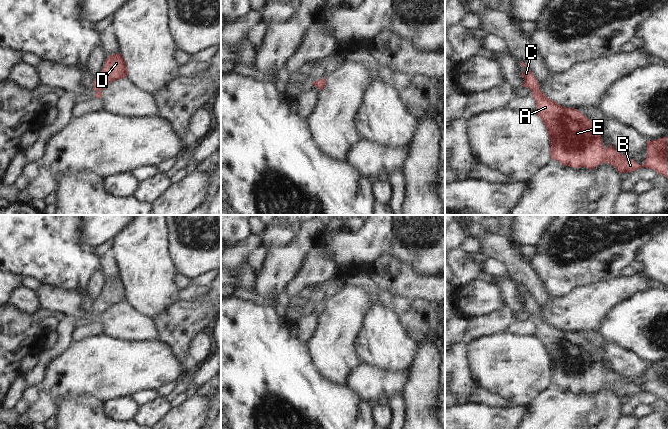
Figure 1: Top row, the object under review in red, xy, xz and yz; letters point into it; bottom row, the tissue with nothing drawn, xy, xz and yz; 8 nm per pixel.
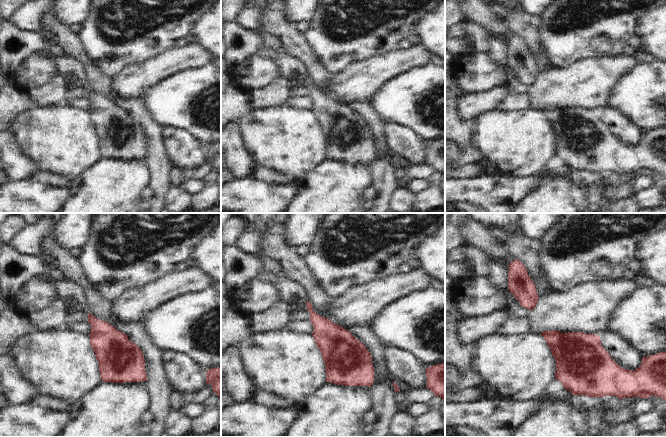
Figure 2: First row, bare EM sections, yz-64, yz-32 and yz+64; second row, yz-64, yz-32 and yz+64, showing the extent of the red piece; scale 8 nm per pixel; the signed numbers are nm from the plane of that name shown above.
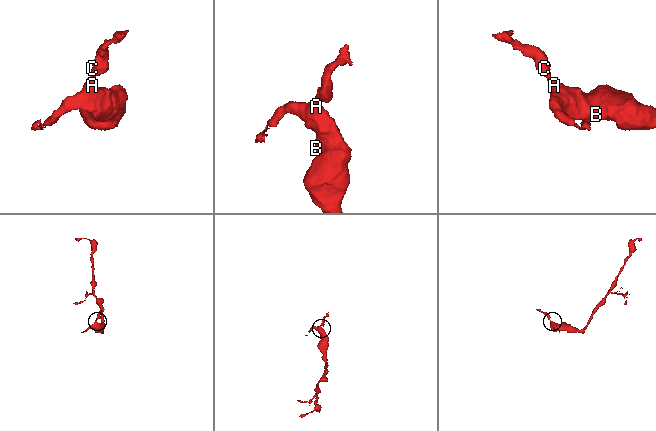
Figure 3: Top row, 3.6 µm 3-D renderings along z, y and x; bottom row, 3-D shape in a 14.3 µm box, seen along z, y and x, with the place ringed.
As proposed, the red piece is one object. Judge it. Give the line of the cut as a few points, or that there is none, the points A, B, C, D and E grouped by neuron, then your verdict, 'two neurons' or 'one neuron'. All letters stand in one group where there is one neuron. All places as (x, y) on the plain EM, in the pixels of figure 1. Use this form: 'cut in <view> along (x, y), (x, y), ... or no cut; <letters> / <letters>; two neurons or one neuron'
no cut; A B C D E; one neuron

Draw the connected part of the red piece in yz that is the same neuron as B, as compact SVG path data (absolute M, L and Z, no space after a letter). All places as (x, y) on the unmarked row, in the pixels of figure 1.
M521 285L521 289L526 292L522 297L525 303L522 310L532 315L532 320L536 325L536 337L543 345L550 363L551 383L559 385L564 390L580 392L586 391L594 394L601 387L608 387L614 390L621 397L633 396L642 391L653 393L658 398L668 403L668 360L658 364L647 365L647 381L643 389L620 378L610 367L606 373L603 369L598 352L575 332L567 332L559 329L556 325L549 323L539 312L539 307L529 294L528 290Z

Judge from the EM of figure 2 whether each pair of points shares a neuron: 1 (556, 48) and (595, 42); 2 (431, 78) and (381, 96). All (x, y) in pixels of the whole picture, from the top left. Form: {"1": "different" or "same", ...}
{"1": "same", "2": "same"}

